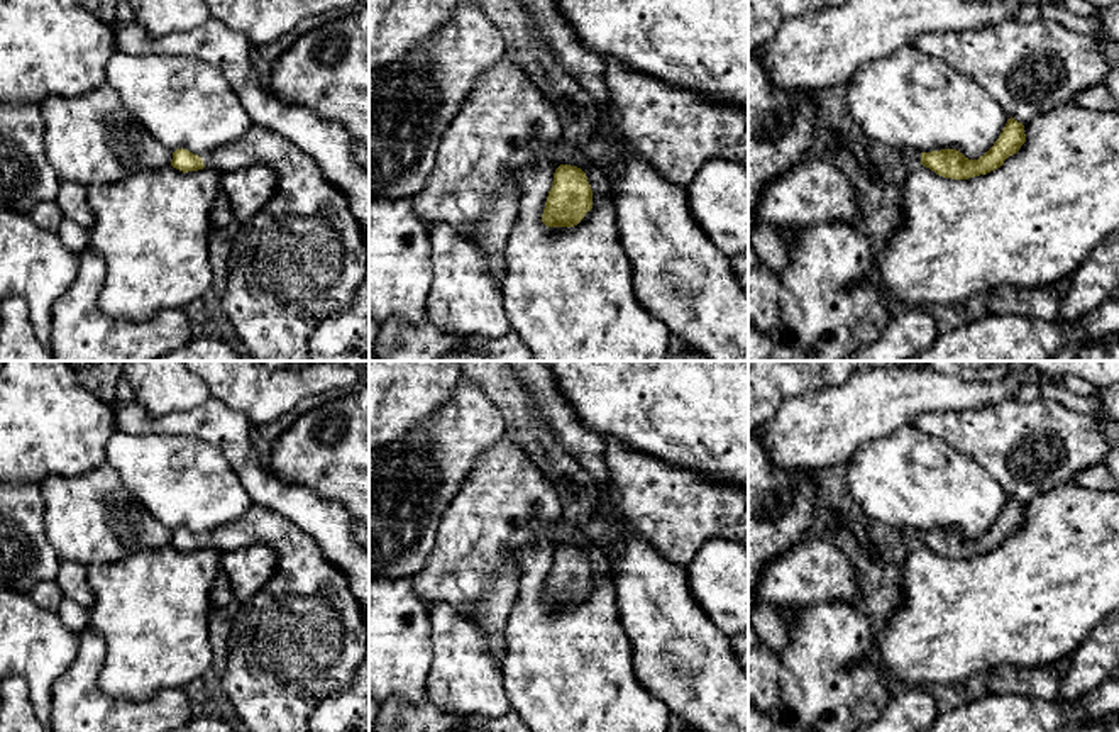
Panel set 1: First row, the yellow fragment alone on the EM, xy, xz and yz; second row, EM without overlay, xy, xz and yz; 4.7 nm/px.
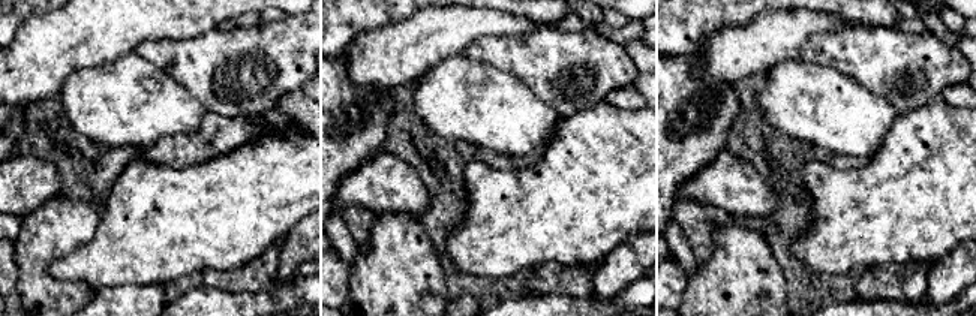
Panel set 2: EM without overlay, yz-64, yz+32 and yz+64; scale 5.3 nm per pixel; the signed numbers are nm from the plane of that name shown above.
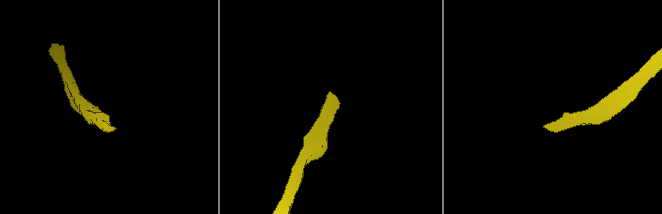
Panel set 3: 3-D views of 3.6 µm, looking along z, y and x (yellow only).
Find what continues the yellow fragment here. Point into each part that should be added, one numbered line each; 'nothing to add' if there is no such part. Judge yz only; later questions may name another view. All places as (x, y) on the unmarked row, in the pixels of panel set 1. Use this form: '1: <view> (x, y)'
1: yz (911, 536)

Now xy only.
1: xy (303, 636)

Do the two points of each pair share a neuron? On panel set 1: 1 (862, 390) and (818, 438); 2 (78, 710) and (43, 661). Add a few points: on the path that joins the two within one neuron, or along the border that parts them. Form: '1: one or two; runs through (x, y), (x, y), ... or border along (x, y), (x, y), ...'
1: one; runs through (854, 402), (830, 426)
2: two; border along (78, 644), (75, 661), (53, 685), (49, 714)

